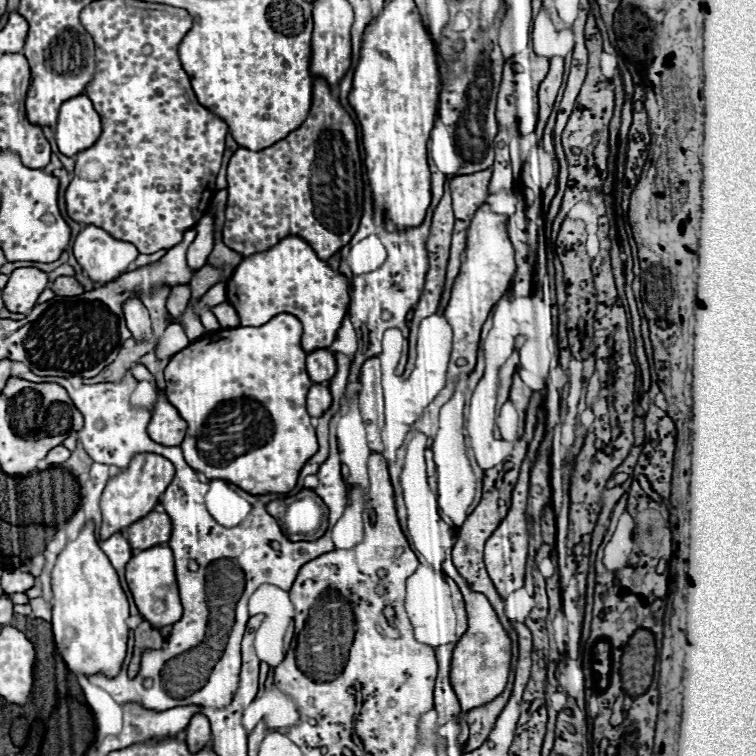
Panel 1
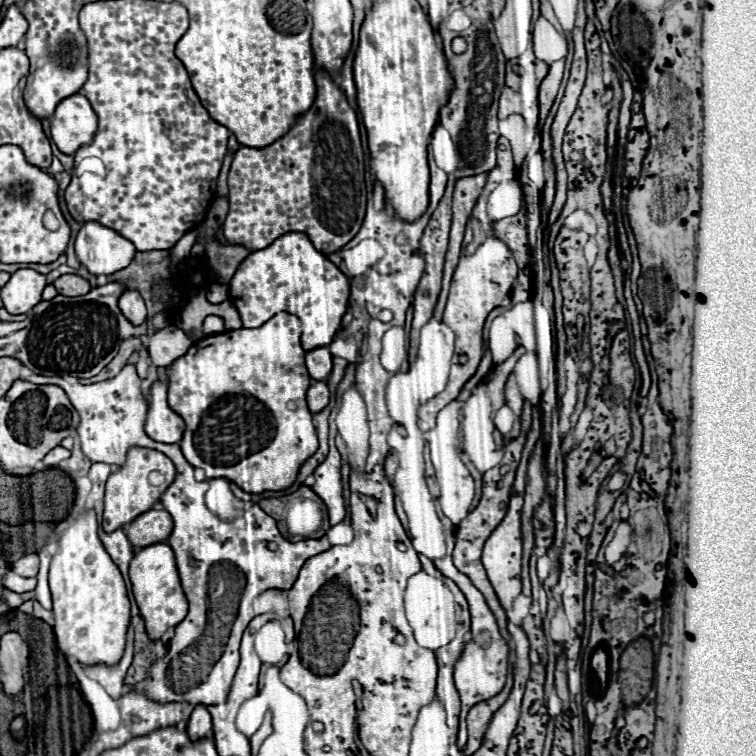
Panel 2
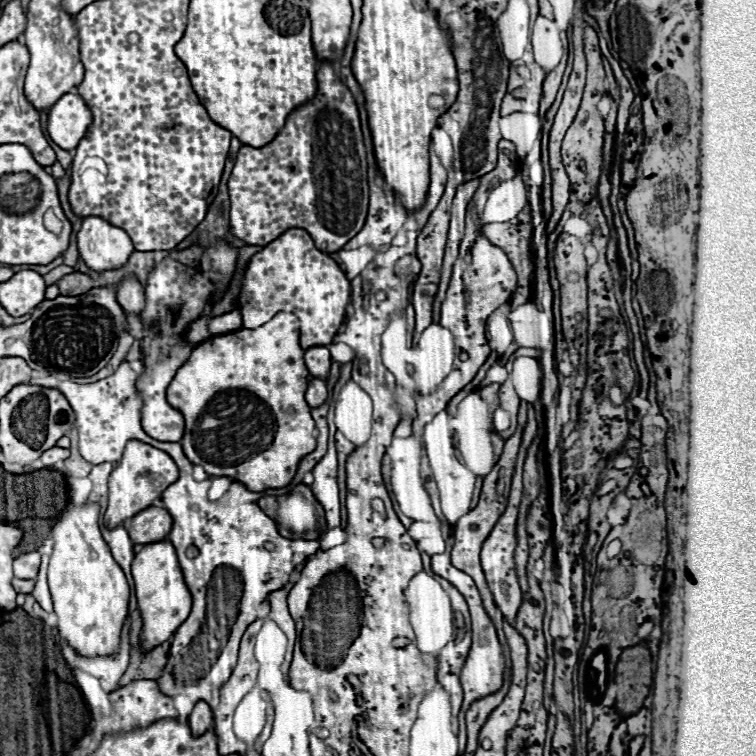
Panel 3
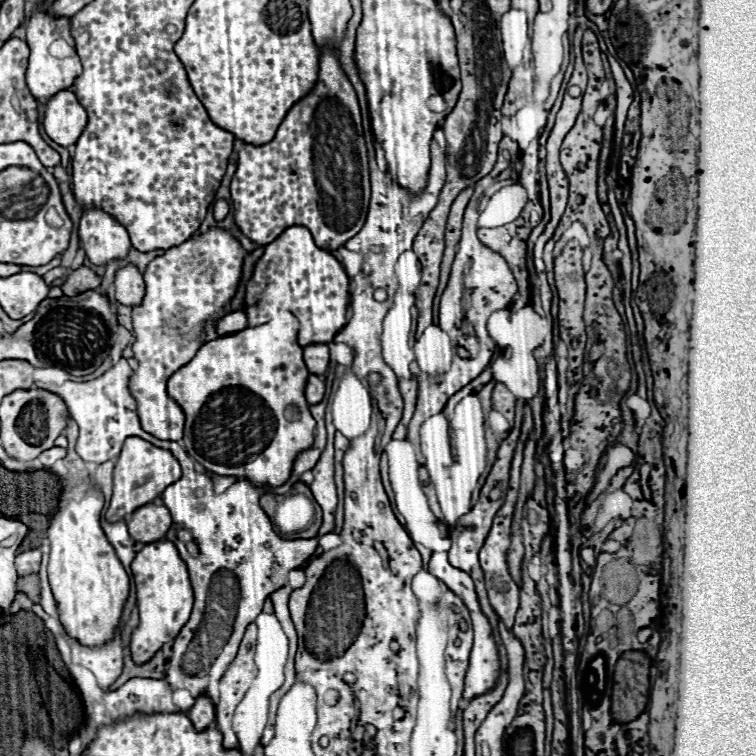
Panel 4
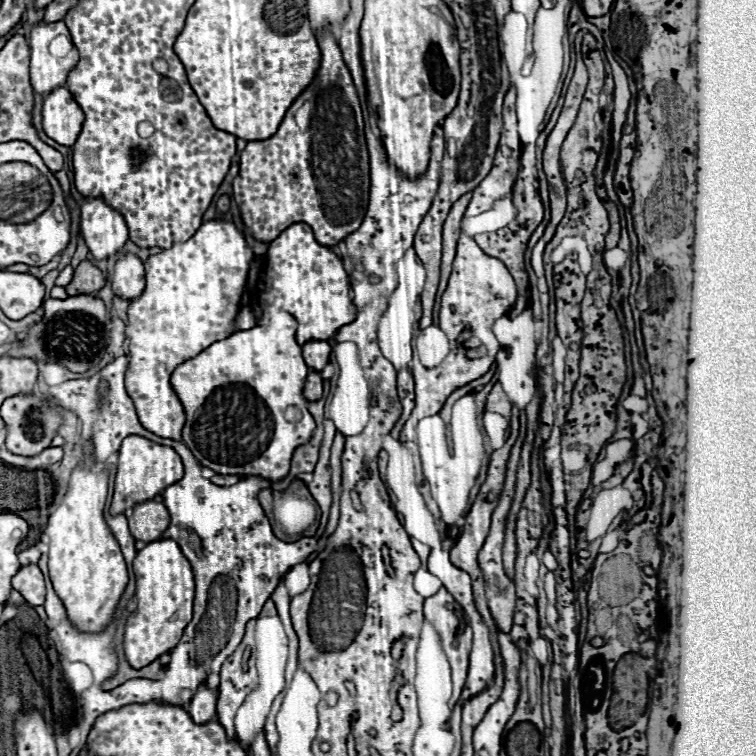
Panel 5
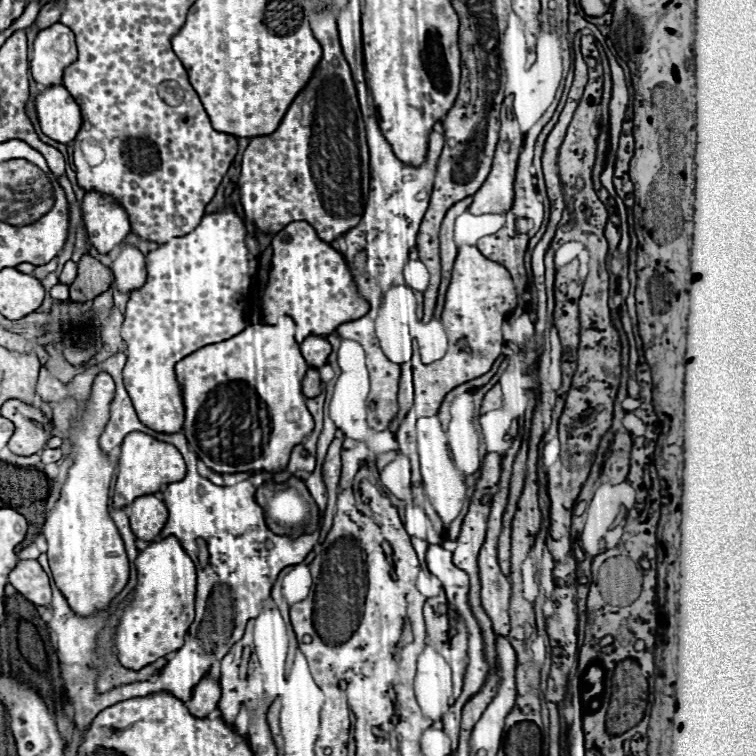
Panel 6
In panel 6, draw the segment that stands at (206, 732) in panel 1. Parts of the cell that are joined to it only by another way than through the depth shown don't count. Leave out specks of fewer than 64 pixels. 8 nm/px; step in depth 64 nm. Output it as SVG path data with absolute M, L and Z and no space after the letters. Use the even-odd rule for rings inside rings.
M206 674L192 690L192 698L186 702L190 712L198 718L208 716L212 710L216 710L220 700L220 684L210 674Z

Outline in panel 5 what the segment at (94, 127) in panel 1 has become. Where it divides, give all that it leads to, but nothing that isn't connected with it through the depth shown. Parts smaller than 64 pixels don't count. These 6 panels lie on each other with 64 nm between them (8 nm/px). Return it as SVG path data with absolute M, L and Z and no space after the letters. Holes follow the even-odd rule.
M62 86L52 90L42 100L42 128L48 138L58 144L72 146L82 130L84 112L74 96Z

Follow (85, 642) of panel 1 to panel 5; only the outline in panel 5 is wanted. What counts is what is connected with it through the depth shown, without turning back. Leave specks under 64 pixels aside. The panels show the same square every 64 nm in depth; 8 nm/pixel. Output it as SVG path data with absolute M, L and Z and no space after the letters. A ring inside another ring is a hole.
M92 458L72 470L62 504L50 514L44 534L50 540L50 580L66 606L68 618L82 632L100 632L110 622L114 608L129 582L126 562L110 526L104 520L108 496L108 472L94 472Z

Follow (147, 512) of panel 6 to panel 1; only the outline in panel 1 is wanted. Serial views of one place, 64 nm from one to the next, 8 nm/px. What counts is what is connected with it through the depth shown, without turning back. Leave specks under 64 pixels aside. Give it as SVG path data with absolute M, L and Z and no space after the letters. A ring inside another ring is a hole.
M152 510L138 522L130 524L126 528L126 532L128 532L130 546L134 550L146 550L146 548L168 542L170 534L172 534L172 524L170 524L170 518L166 512Z

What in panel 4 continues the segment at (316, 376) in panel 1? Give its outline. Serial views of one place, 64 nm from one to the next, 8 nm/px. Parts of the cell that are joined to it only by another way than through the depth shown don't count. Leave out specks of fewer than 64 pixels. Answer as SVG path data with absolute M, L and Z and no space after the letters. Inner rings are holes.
M310 344L304 348L304 362L310 370L310 374L322 376L328 368L330 362L330 354L328 354L328 346L326 344Z

